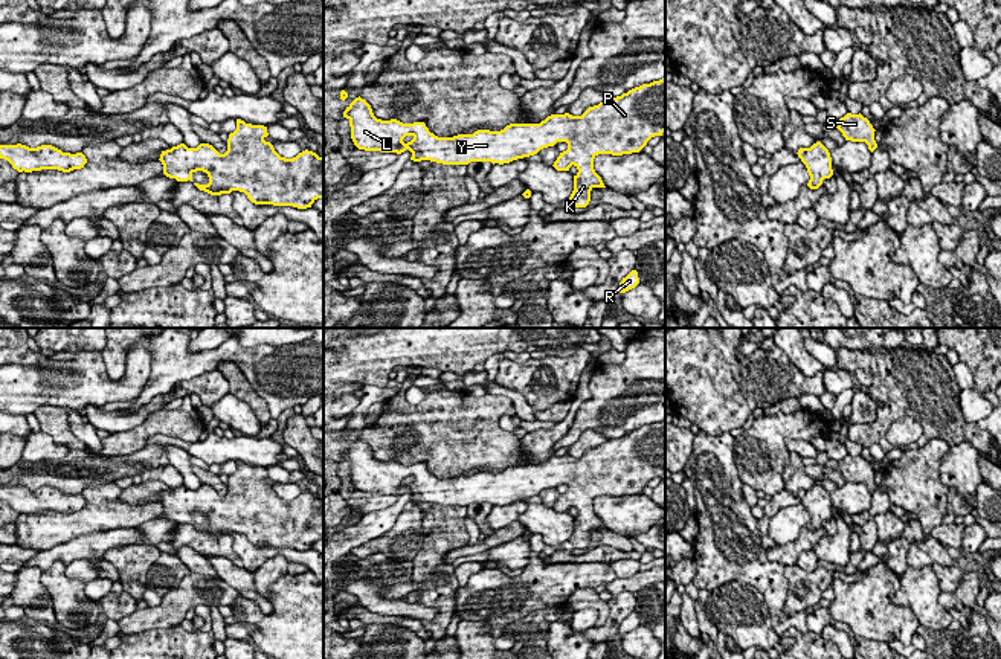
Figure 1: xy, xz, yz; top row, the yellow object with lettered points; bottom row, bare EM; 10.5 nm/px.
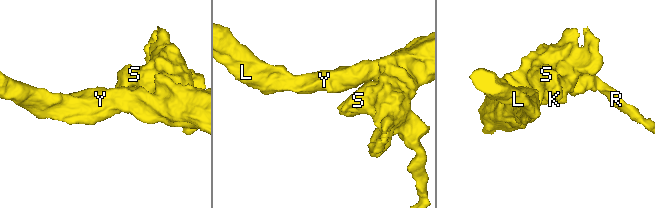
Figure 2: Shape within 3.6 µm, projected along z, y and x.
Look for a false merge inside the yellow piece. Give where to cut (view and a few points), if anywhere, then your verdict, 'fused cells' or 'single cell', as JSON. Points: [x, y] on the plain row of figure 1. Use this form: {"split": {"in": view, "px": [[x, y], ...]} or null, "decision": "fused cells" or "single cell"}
{"split": null, "decision": "single cell"}

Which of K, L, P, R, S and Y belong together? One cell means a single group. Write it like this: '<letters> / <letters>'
K L P R S Y

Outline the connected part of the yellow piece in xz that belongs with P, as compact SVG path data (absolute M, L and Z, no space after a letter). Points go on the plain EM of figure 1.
M665 420L607 439L581 458L551 456L540 465L510 465L500 473L478 471L453 479L435 477L424 464L377 461L360 438L346 448L343 459L349 462L351 481L359 491L397 496L409 491L414 503L504 506L566 484L568 491L552 508L557 513L569 513L572 506L578 511L569 542L575 549L586 549L591 532L606 529L594 511L598 496L639 494L652 479L665 473Z

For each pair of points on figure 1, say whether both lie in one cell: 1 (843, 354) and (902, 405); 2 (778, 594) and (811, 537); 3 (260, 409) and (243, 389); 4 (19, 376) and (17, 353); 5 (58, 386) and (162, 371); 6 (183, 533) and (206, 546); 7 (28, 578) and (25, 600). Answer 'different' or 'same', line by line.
1: same
2: different
3: same
4: different
5: different
6: same
7: same

